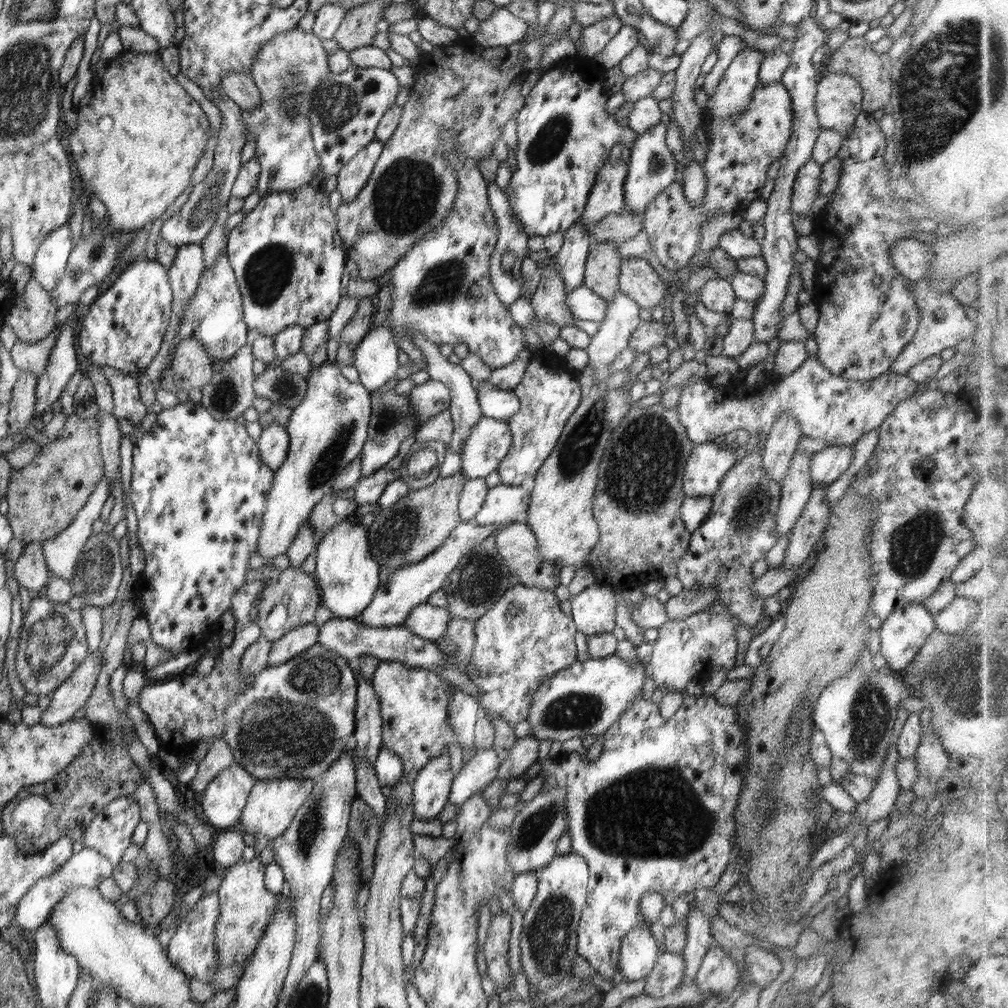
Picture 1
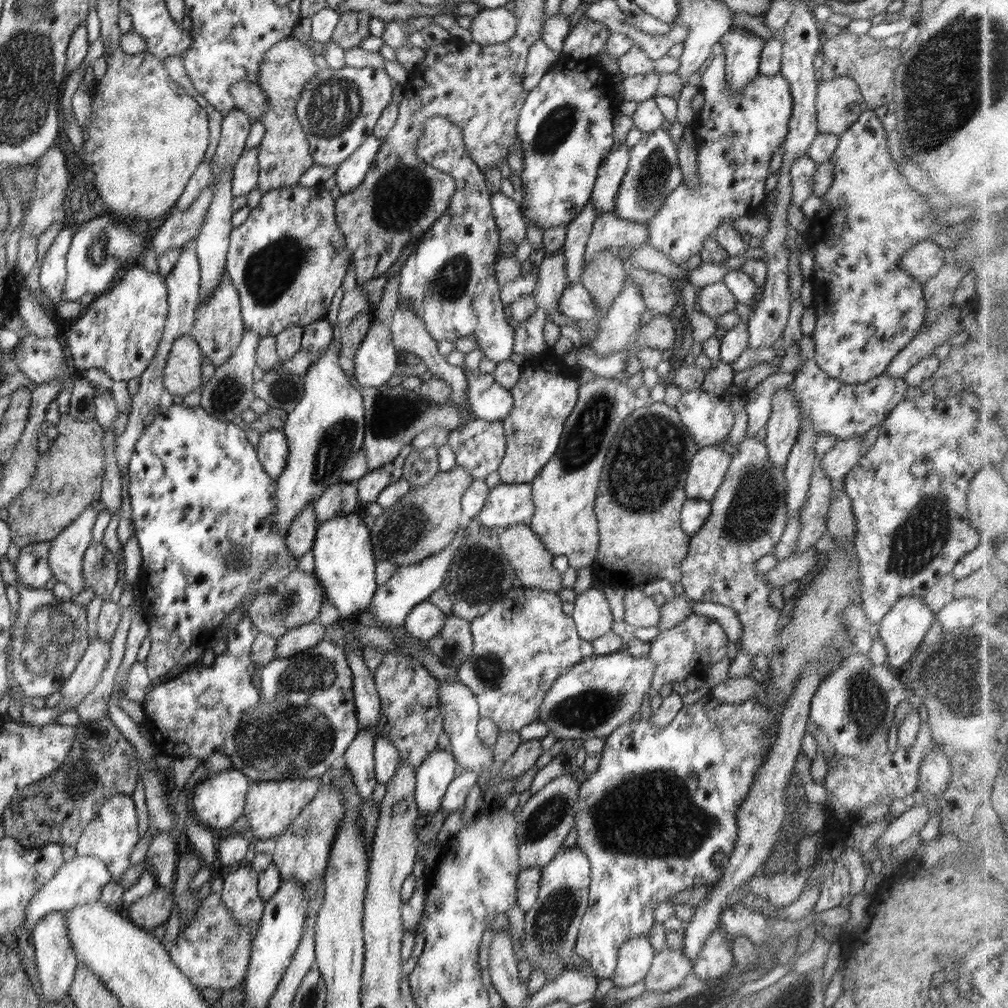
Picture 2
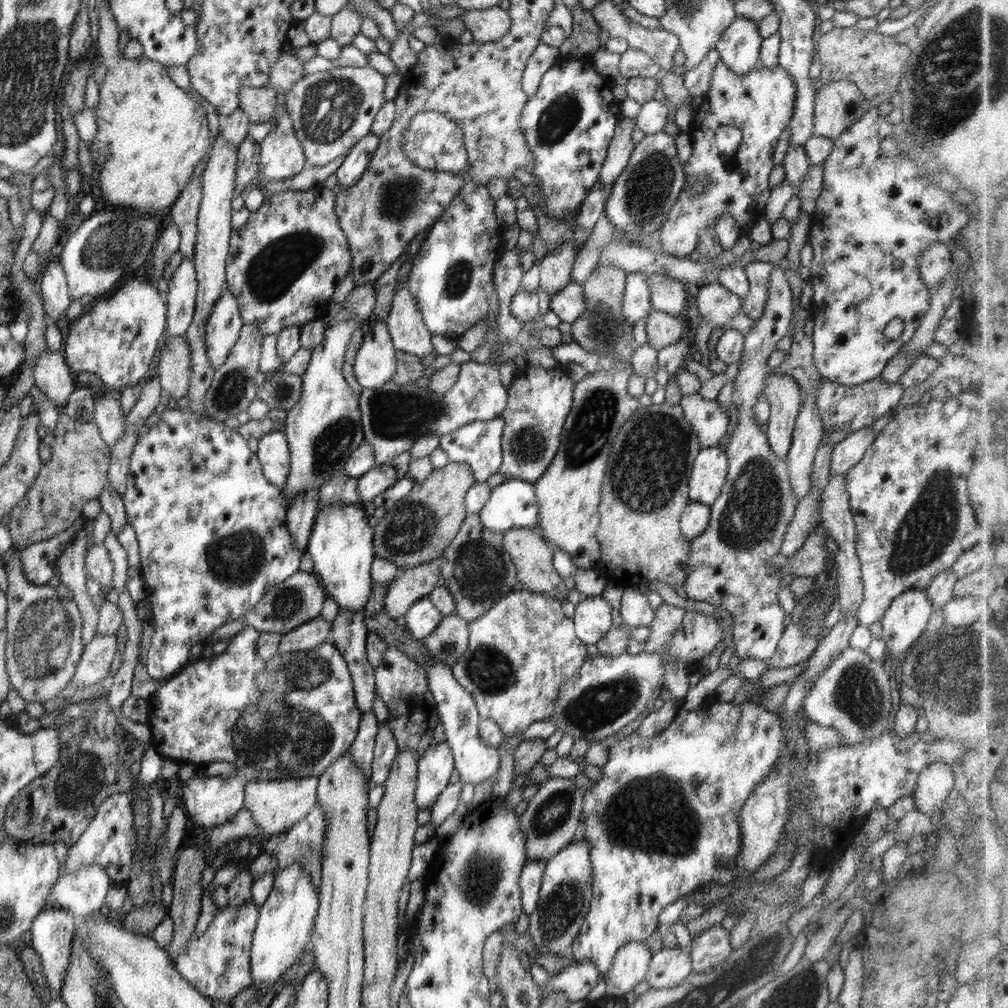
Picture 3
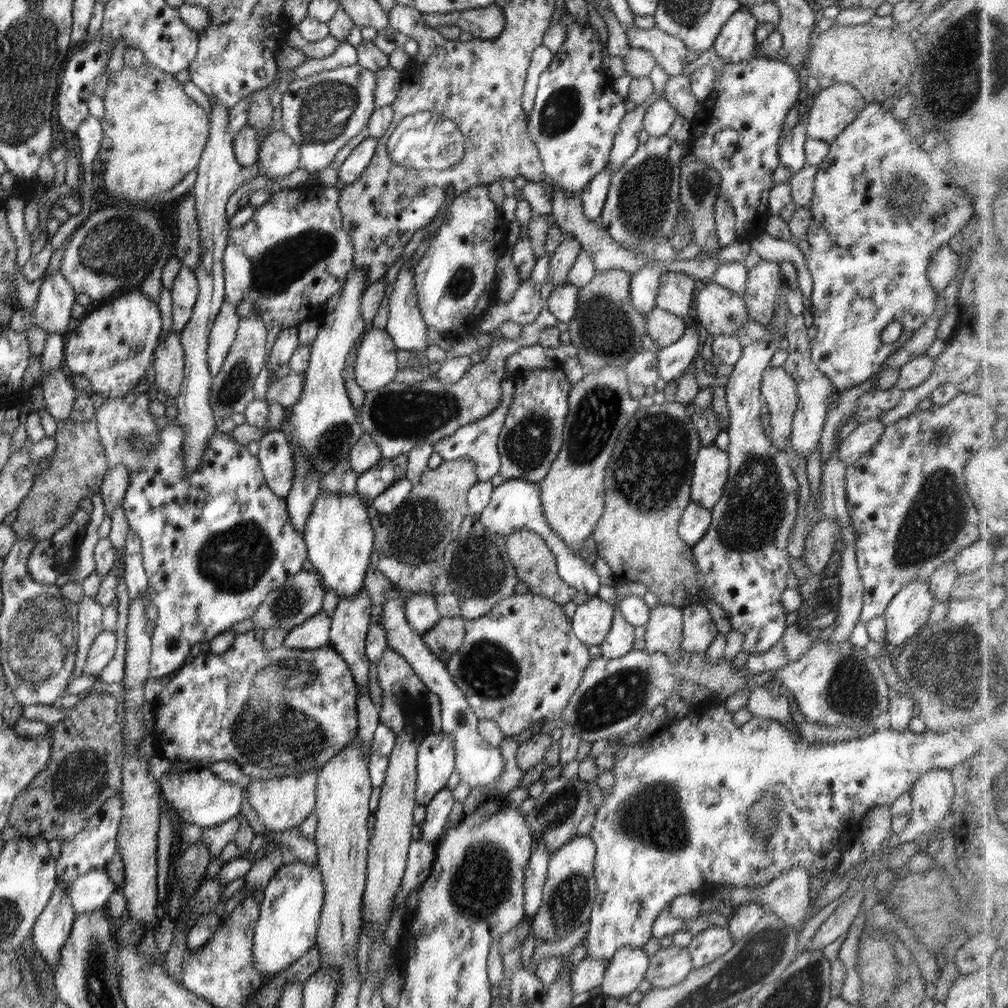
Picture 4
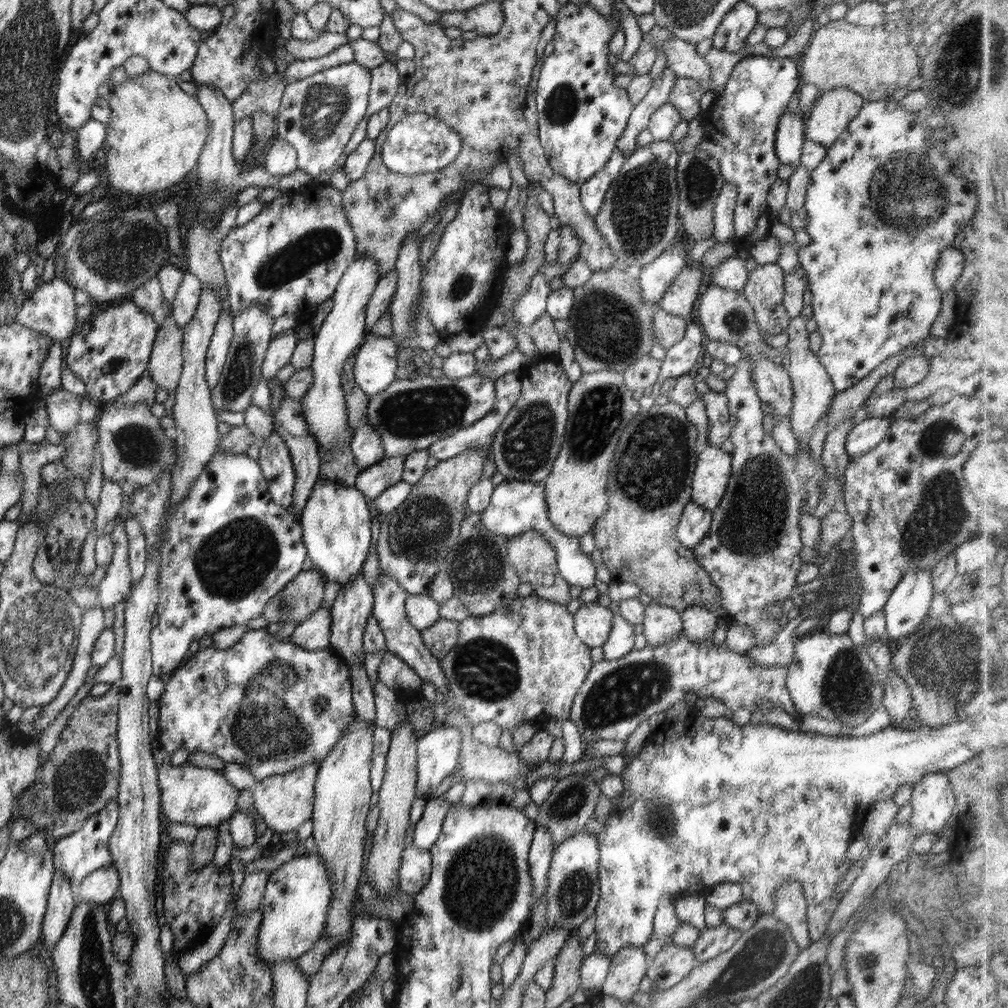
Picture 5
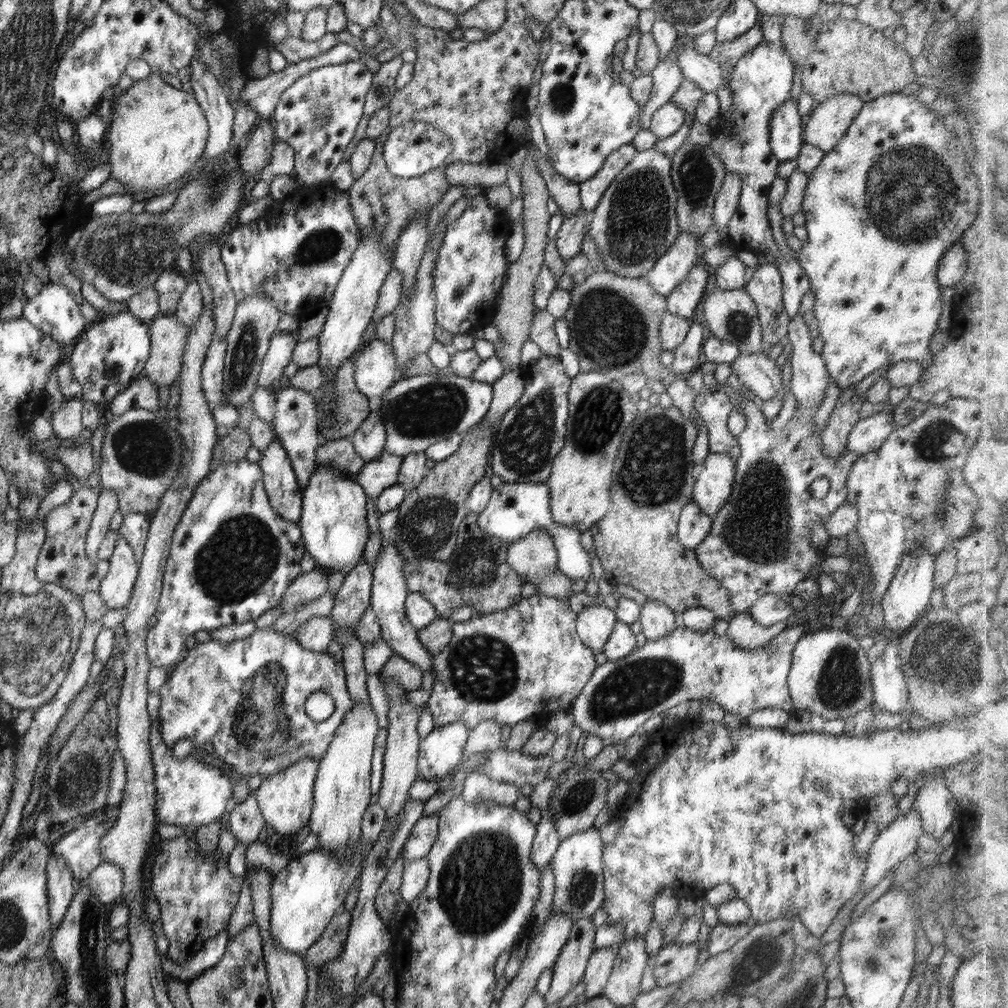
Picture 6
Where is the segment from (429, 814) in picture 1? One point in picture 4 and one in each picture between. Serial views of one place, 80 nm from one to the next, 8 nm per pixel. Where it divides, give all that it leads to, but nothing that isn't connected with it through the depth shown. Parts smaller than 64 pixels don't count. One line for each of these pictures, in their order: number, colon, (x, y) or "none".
2: (432, 777)
3: (435, 765)
4: (435, 762)

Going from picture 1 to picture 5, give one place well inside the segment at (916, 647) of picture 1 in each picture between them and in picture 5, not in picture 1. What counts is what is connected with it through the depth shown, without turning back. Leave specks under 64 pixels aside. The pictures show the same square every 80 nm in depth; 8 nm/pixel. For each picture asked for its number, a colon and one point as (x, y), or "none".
2: (902, 630)
3: (906, 619)
4: (908, 611)
5: (908, 605)

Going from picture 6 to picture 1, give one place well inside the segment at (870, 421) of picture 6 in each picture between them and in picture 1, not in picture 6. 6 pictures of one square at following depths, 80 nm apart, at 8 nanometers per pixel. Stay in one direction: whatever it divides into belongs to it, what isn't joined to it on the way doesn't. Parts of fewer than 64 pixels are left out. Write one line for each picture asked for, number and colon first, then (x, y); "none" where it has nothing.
1: (826, 466)
2: (836, 464)
3: (846, 454)
4: (857, 444)
5: (863, 438)

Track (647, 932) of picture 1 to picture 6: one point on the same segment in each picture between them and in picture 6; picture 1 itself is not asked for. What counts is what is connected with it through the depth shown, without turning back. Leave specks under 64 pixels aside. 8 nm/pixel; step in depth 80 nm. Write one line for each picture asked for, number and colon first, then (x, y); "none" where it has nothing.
2: (634, 959)
3: (631, 962)
4: (627, 969)
5: (628, 966)
6: (623, 986)

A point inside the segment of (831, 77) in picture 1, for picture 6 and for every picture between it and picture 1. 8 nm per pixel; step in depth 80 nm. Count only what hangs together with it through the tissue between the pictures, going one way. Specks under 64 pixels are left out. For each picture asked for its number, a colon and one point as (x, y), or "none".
2: (839, 102)
3: (839, 104)
4: (834, 108)
5: (832, 112)
6: (829, 120)

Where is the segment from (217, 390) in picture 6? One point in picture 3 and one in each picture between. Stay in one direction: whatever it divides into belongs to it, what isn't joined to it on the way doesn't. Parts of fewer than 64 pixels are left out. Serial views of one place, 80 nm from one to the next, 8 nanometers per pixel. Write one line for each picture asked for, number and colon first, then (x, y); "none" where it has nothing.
3: (221, 332)
4: (224, 330)
5: (216, 357)

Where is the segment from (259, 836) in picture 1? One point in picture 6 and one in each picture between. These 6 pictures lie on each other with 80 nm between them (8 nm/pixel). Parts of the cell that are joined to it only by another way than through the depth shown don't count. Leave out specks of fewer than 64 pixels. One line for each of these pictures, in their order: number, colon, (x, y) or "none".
2: (271, 806)
3: (276, 805)
4: (282, 803)
5: (284, 801)
6: (285, 798)

